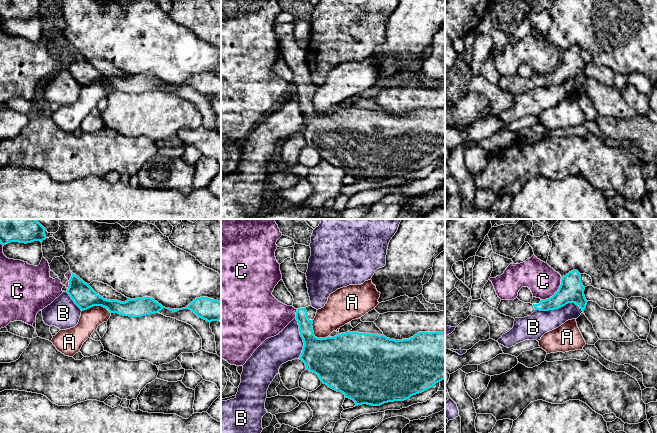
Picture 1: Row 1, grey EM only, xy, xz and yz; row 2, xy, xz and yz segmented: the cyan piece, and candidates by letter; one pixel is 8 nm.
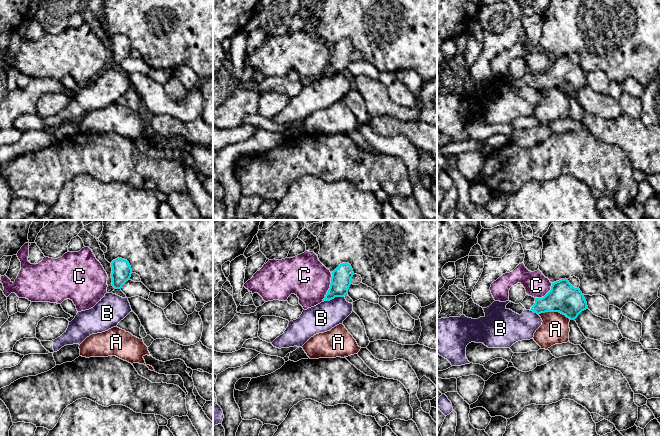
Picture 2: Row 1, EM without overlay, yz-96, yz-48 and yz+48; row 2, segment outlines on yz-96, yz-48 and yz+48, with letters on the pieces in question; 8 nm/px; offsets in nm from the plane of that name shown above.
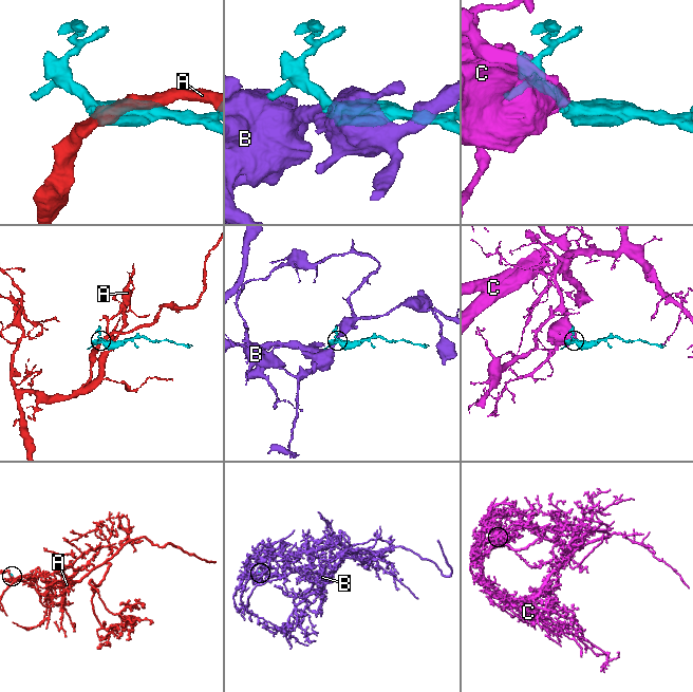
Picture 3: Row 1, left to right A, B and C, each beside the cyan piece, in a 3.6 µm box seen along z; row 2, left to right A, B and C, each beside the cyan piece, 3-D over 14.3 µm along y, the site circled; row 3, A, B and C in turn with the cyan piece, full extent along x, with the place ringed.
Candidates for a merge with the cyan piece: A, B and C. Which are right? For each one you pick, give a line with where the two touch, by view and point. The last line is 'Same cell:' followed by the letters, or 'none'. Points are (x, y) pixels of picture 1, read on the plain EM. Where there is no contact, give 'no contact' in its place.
Same cell: none

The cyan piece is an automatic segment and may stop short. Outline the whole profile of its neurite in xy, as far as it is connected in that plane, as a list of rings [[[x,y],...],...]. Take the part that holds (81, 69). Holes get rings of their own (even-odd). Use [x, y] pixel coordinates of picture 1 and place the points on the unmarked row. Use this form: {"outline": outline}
{"outline": [[[73,49],[66,68],[81,87],[93,82],[102,82],[107,84],[110,89],[118,89],[129,93],[142,93],[158,89],[165,84],[151,73],[128,74],[125,78],[104,75],[89,60],[85,59]]]}

